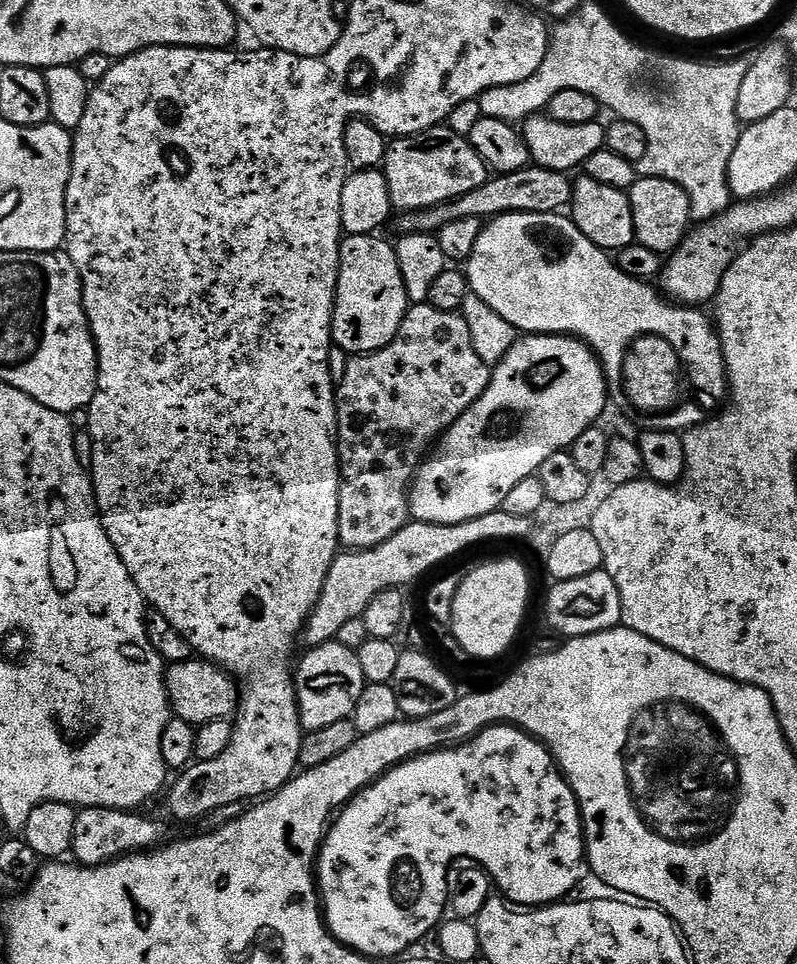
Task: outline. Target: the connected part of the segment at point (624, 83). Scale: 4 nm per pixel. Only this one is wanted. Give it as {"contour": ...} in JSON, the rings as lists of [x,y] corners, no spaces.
{"contour":[[[585,3],[575,14],[561,19],[560,24],[551,29],[548,49],[542,64],[530,78],[510,86],[491,88],[476,100],[481,117],[502,120],[509,124],[525,121],[543,111],[550,100],[562,90],[582,90],[594,98],[601,109],[609,108],[613,117],[625,124],[633,124],[644,139],[644,152],[635,161],[634,168],[641,177],[668,180],[684,191],[691,206],[691,217],[698,222],[710,220],[724,212],[732,202],[727,186],[728,153],[727,144],[740,132],[740,123],[736,118],[736,100],[738,86],[746,74],[747,61],[732,60],[726,64],[699,64],[696,60],[660,60],[652,68],[652,76],[668,87],[665,96],[651,96],[640,88],[632,88],[632,72],[644,64],[640,48],[632,40],[620,33],[620,28],[600,12],[596,4]]]}

